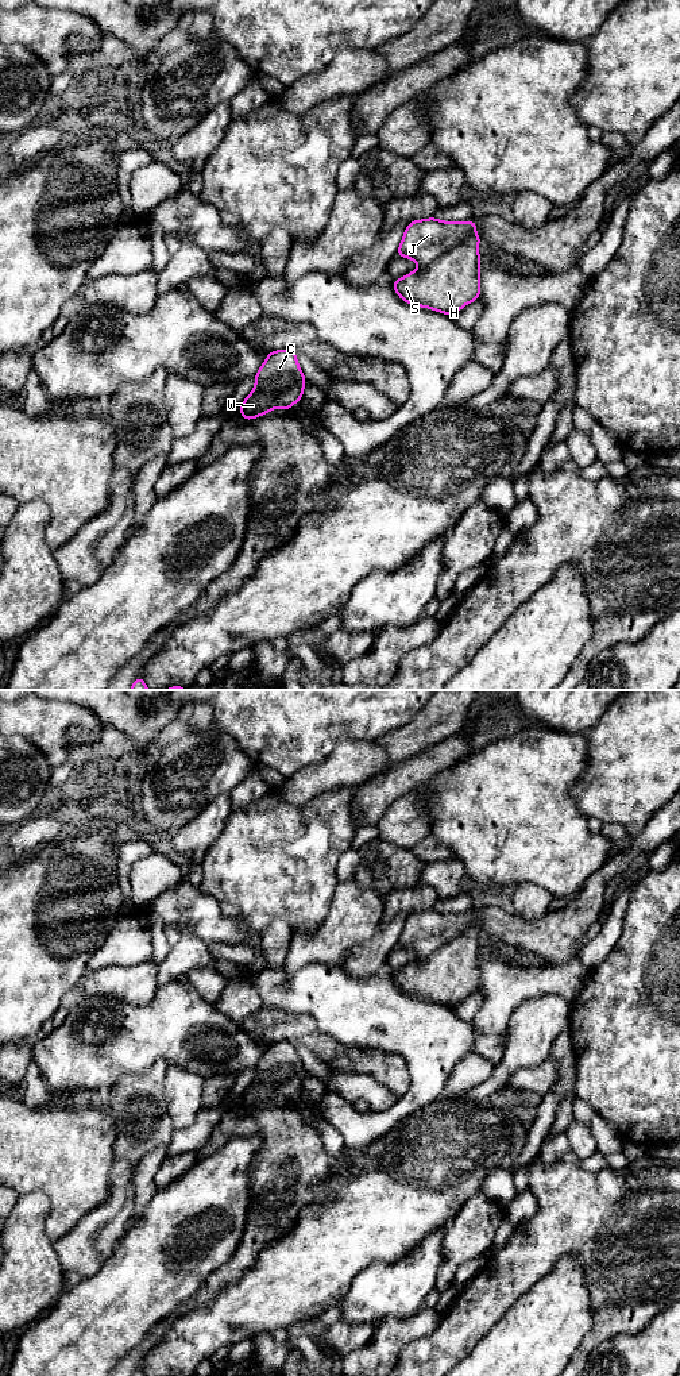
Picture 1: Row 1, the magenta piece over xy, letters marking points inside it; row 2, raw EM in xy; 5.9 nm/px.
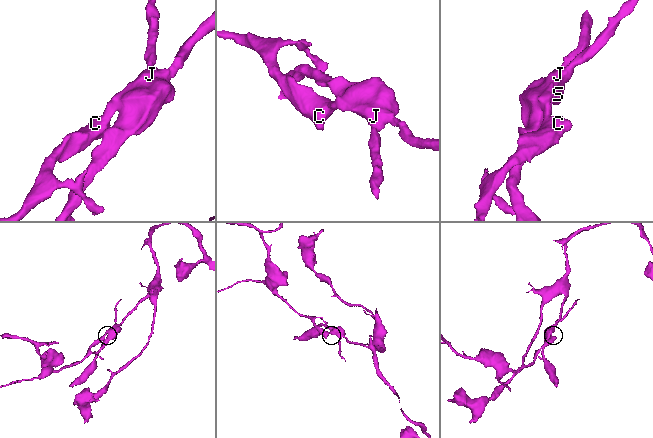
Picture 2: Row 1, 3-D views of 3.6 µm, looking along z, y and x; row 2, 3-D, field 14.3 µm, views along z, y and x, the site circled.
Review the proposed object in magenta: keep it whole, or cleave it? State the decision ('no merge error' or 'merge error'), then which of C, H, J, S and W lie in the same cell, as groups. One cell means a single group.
merge error; groups C J W / H S

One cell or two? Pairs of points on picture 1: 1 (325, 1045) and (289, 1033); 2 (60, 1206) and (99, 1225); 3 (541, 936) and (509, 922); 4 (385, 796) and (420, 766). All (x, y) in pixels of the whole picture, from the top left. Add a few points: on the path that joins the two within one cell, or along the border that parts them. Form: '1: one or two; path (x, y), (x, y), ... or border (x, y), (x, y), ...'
1: one; path (316, 1040), (309, 1033), (298, 1033)
2: two; border (107, 1198), (92, 1207), (58, 1238)
3: one; path (533, 936), (522, 935), (517, 931)
4: one; path (393, 787), (412, 773)

